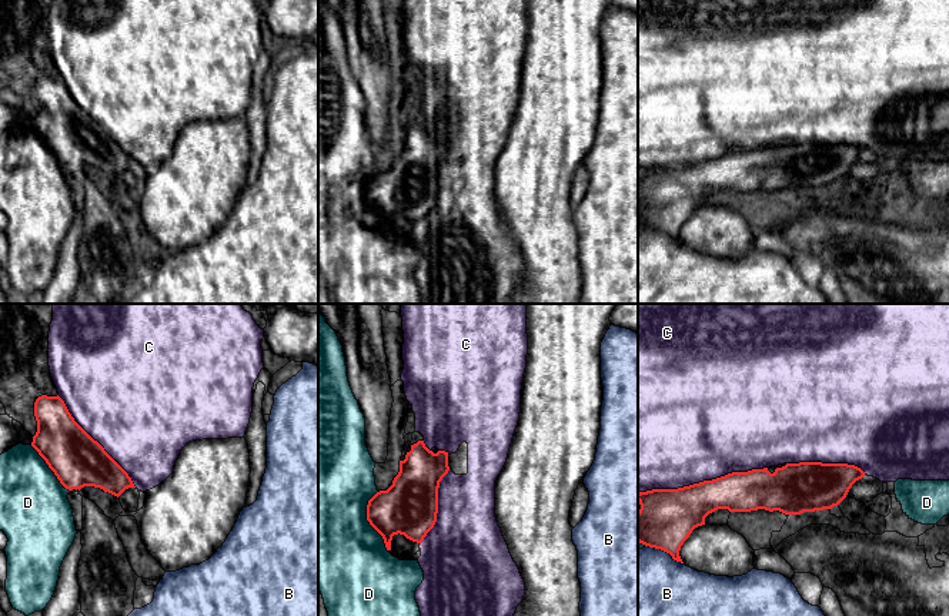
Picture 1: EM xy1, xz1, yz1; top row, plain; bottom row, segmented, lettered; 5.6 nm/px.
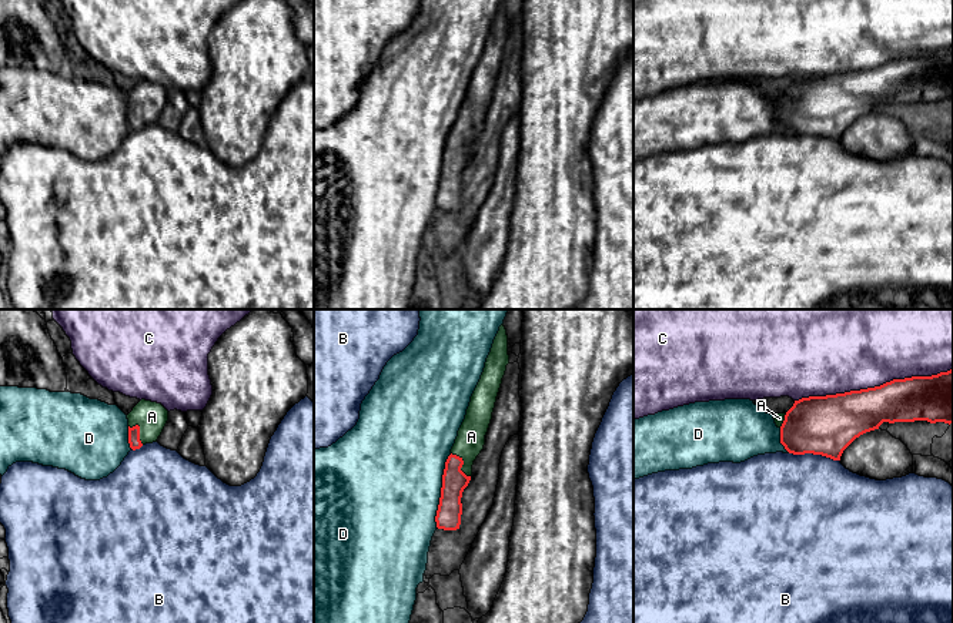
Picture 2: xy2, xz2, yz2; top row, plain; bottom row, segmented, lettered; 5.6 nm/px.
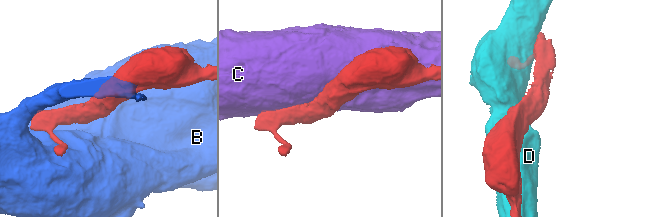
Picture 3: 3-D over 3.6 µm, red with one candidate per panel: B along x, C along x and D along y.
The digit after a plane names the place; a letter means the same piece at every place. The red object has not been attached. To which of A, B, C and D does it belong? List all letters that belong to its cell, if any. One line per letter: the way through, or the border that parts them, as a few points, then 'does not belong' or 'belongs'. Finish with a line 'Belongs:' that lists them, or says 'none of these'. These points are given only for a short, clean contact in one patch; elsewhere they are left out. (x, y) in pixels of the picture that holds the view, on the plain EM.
A: runs through xz2 (454, 161), (462, 144), (462, 134), (471, 117); belongs
B: does not belong
C: does not belong
D: does not belong
Belongs: A

